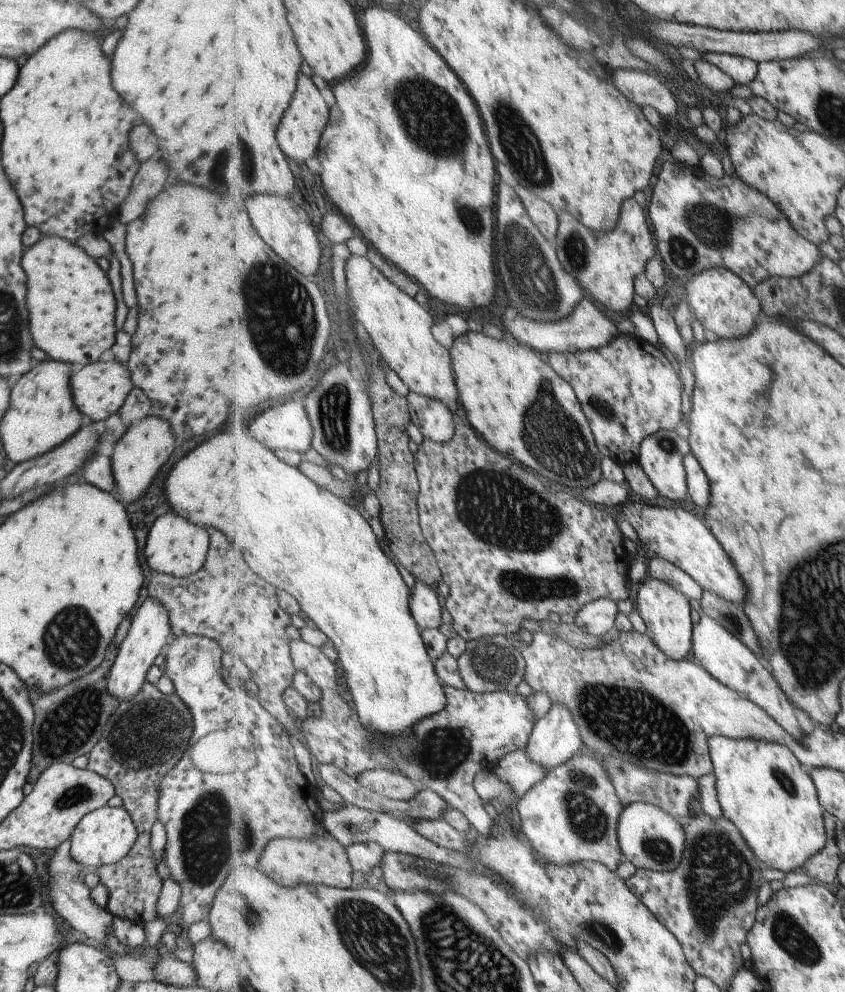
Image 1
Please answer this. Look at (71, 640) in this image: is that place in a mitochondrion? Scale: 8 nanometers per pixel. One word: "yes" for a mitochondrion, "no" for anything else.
yes

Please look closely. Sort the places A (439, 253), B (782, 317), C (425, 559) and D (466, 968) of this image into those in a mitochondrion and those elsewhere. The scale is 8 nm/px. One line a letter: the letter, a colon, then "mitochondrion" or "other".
A: other
B: other
C: other
D: mitochondrion

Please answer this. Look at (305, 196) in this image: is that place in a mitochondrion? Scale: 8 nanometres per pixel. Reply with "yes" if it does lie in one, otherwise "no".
no

